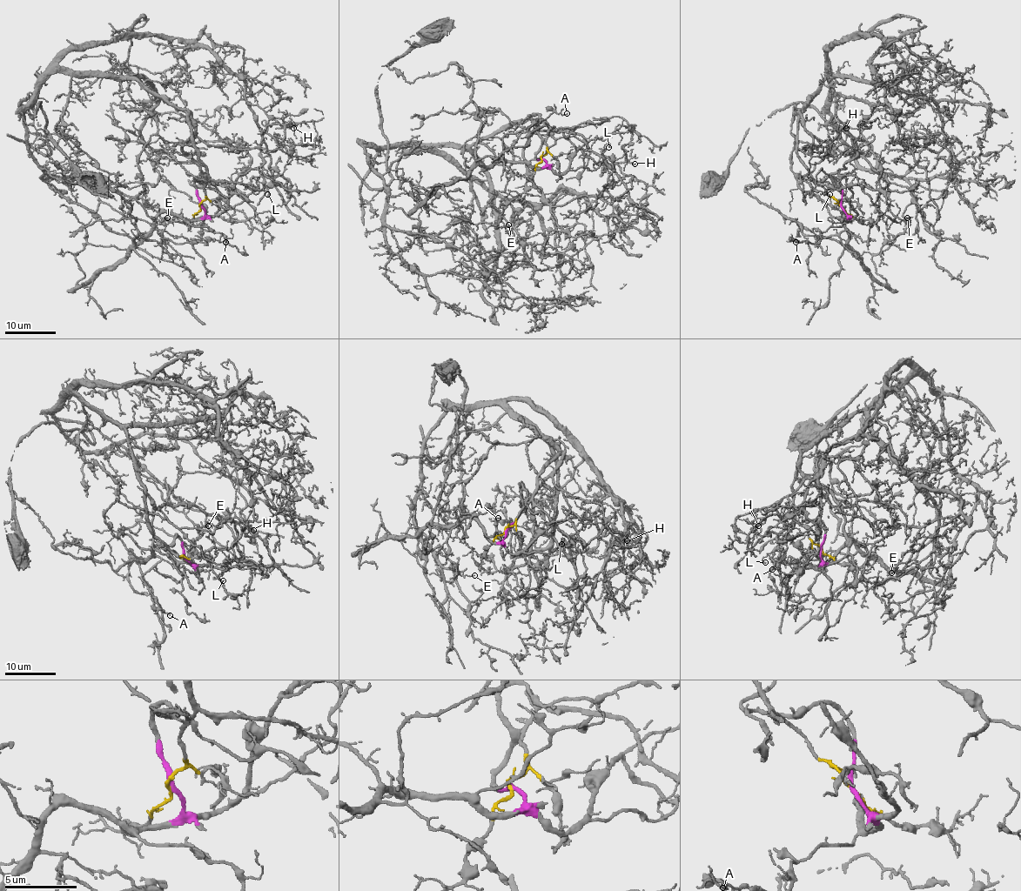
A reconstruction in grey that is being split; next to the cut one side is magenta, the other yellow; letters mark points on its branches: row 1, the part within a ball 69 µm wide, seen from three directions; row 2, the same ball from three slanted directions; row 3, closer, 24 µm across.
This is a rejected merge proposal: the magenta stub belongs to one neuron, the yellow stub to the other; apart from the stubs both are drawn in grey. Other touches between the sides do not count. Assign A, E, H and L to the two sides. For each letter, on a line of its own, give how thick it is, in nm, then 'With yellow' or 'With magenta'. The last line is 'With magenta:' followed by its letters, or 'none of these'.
A: Thickness 100 nm. With magenta
E: Thickness 80 nm. With yellow
H: Thickness 80 nm. With magenta
L: Thickness 90 nm. With yellow
With magenta: A, H

